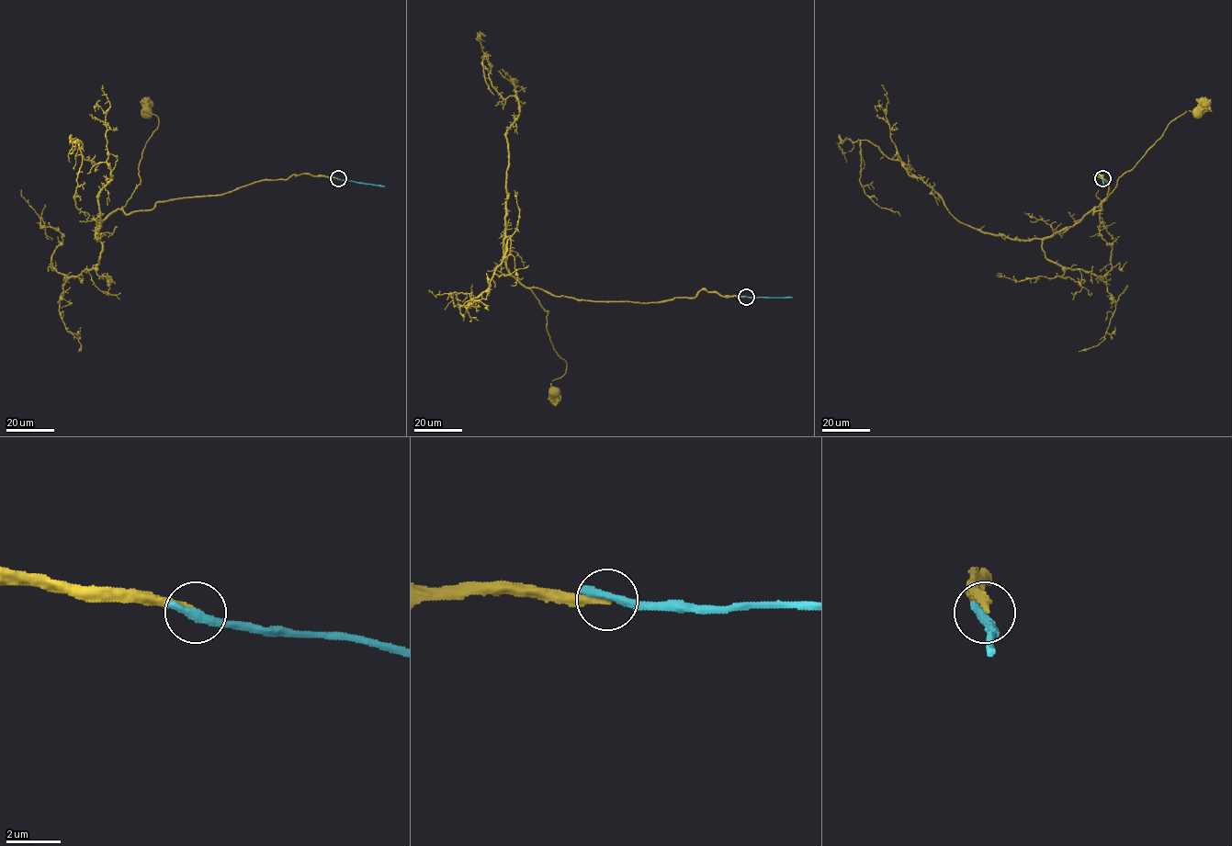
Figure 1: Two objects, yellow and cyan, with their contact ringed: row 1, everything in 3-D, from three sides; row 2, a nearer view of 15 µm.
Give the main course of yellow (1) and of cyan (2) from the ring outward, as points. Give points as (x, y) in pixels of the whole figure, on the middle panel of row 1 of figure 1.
1: (746, 297), (702, 289), (661, 301), (603, 301), (531, 288), (567, 364), (552, 381), (555, 391)
2: (746, 297), (793, 297)

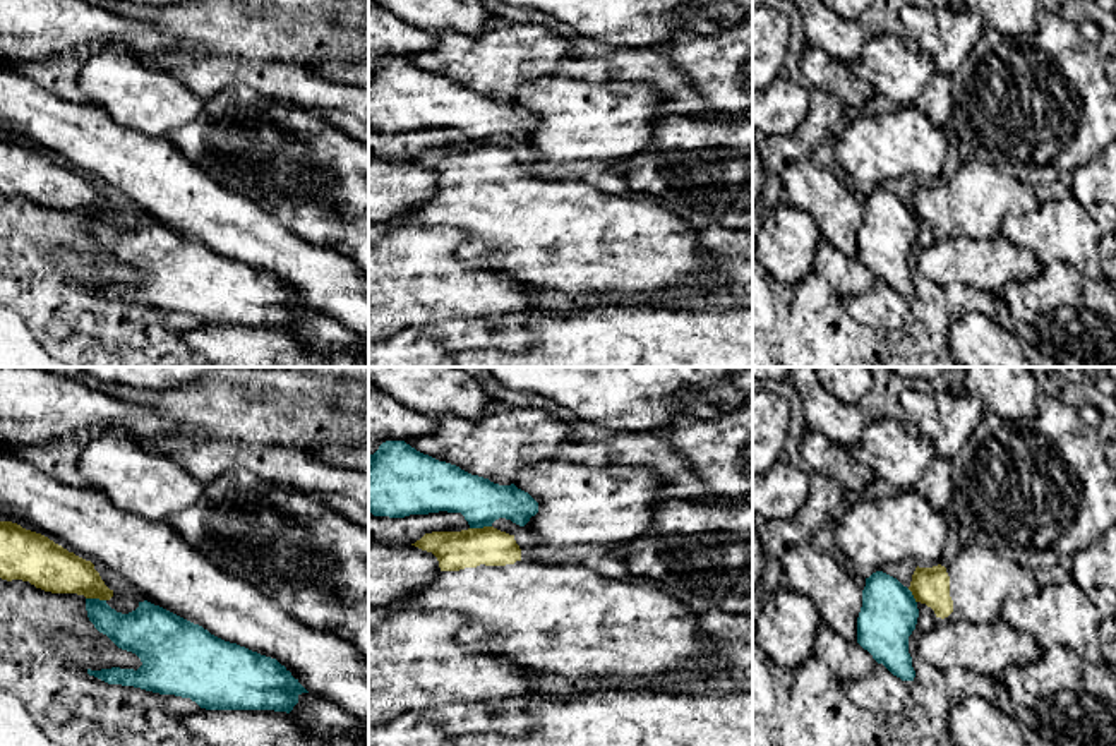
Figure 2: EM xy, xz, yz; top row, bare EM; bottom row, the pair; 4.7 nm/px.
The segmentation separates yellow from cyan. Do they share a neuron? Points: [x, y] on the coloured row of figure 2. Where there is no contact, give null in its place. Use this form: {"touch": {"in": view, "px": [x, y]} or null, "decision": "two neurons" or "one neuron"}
{"touch": {"in": "xz", "px": [480, 529]}, "decision": "two neurons"}

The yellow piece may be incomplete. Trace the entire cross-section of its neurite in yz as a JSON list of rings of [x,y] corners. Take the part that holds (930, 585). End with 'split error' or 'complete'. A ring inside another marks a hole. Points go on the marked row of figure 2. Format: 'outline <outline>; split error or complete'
outline [[[977,544],[963,547],[950,566],[915,568],[909,590],[915,602],[926,604],[936,617],[951,623],[987,624],[1001,619],[1001,609],[1006,600],[1023,600],[1037,593],[1039,583],[1034,573],[1022,568],[1017,561],[999,554],[994,549],[984,549]]]; split error

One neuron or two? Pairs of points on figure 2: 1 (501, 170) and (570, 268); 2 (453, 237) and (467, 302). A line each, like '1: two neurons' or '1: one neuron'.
1: one neuron
2: one neuron

